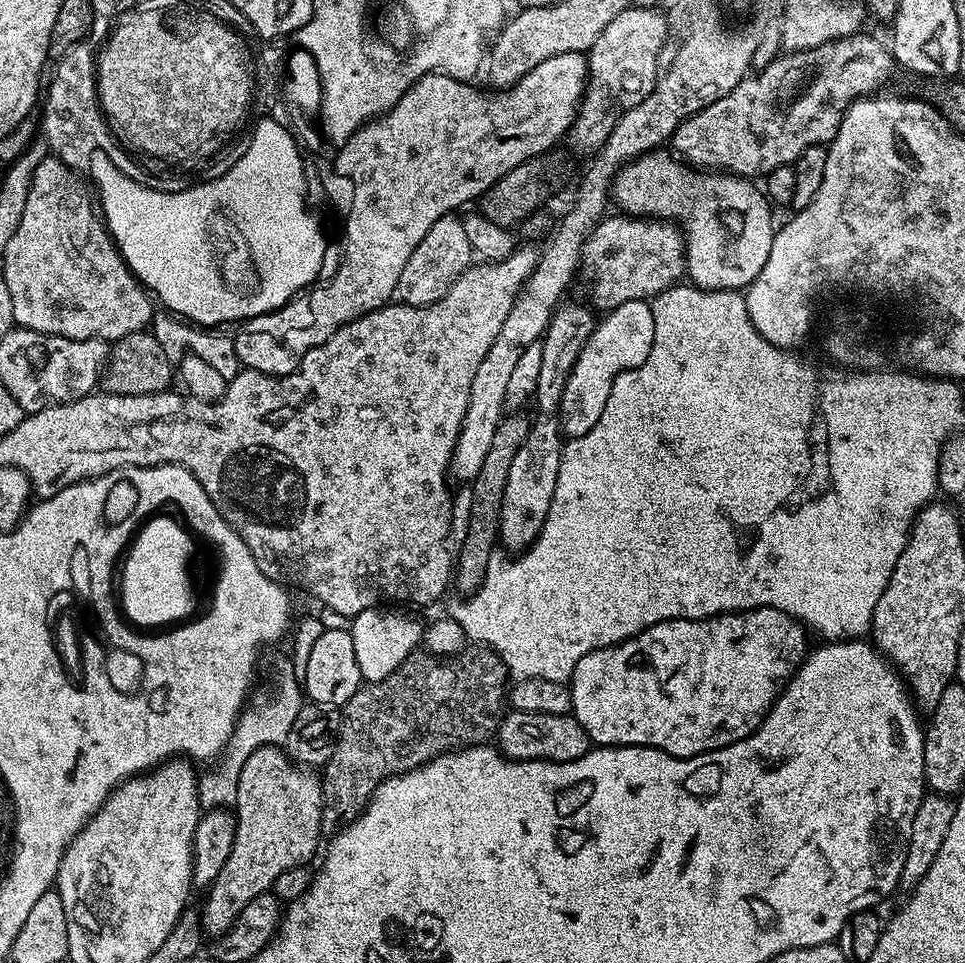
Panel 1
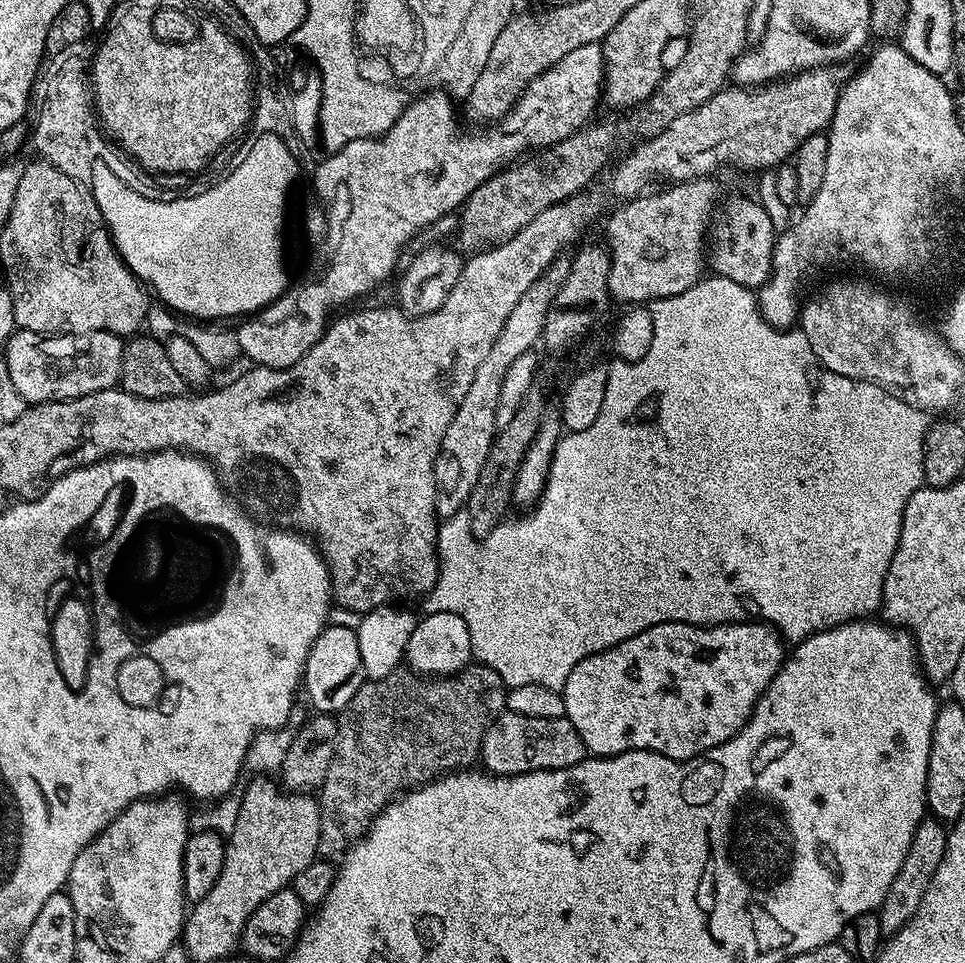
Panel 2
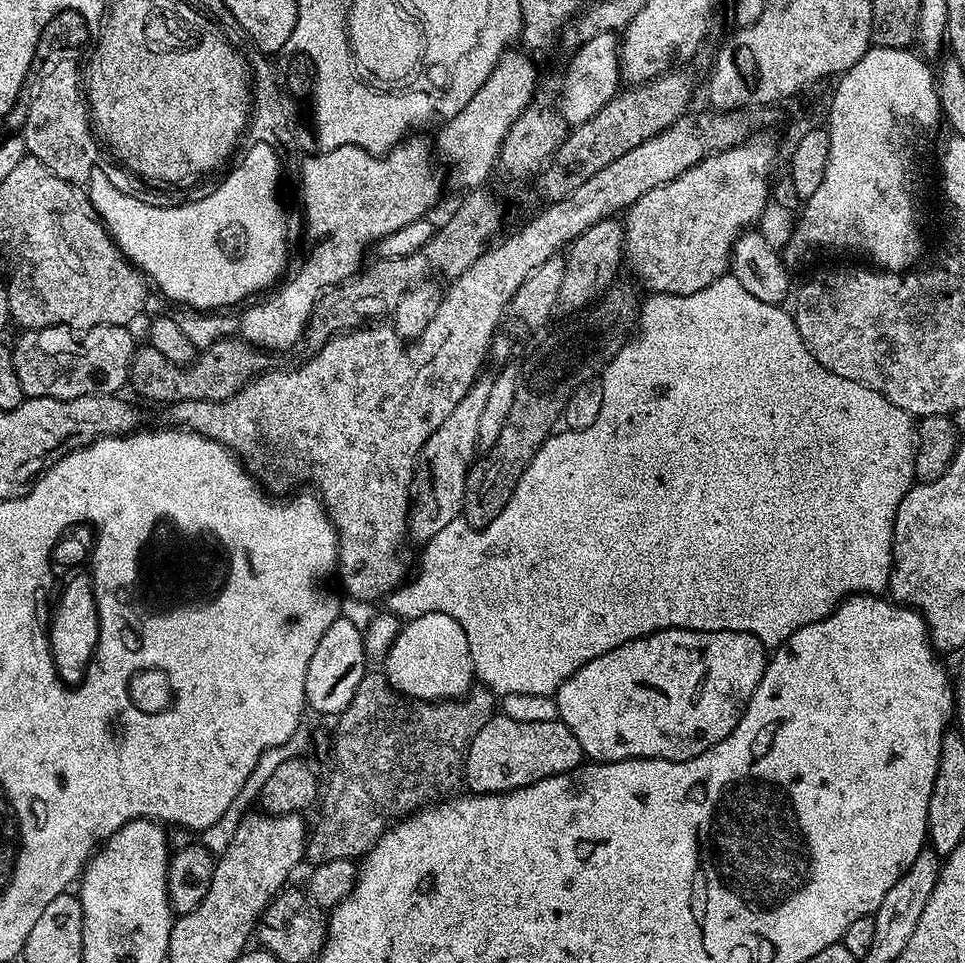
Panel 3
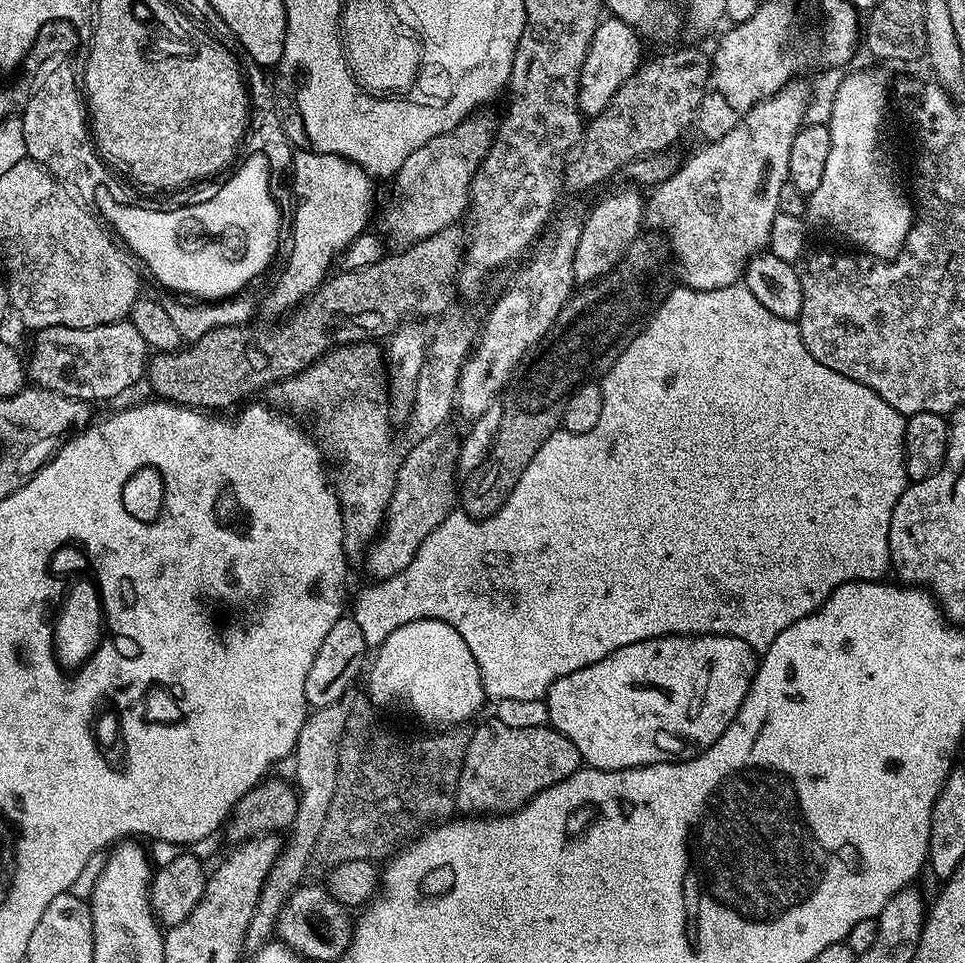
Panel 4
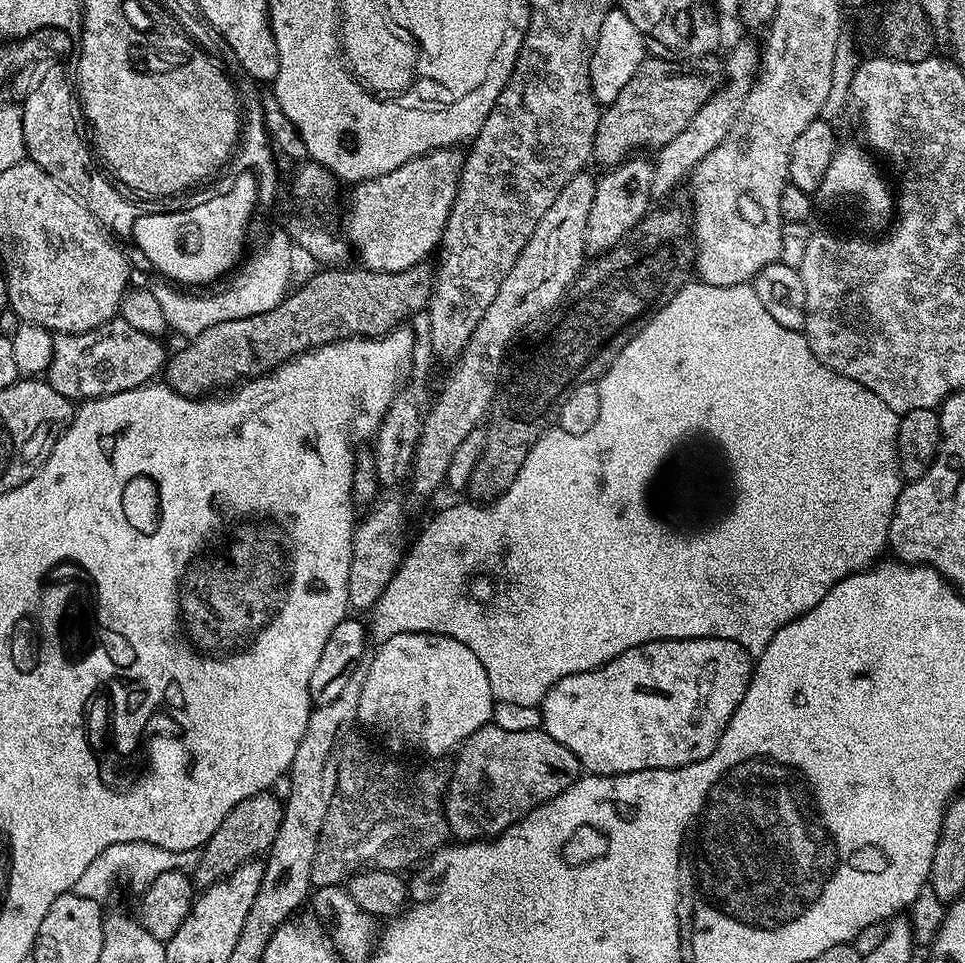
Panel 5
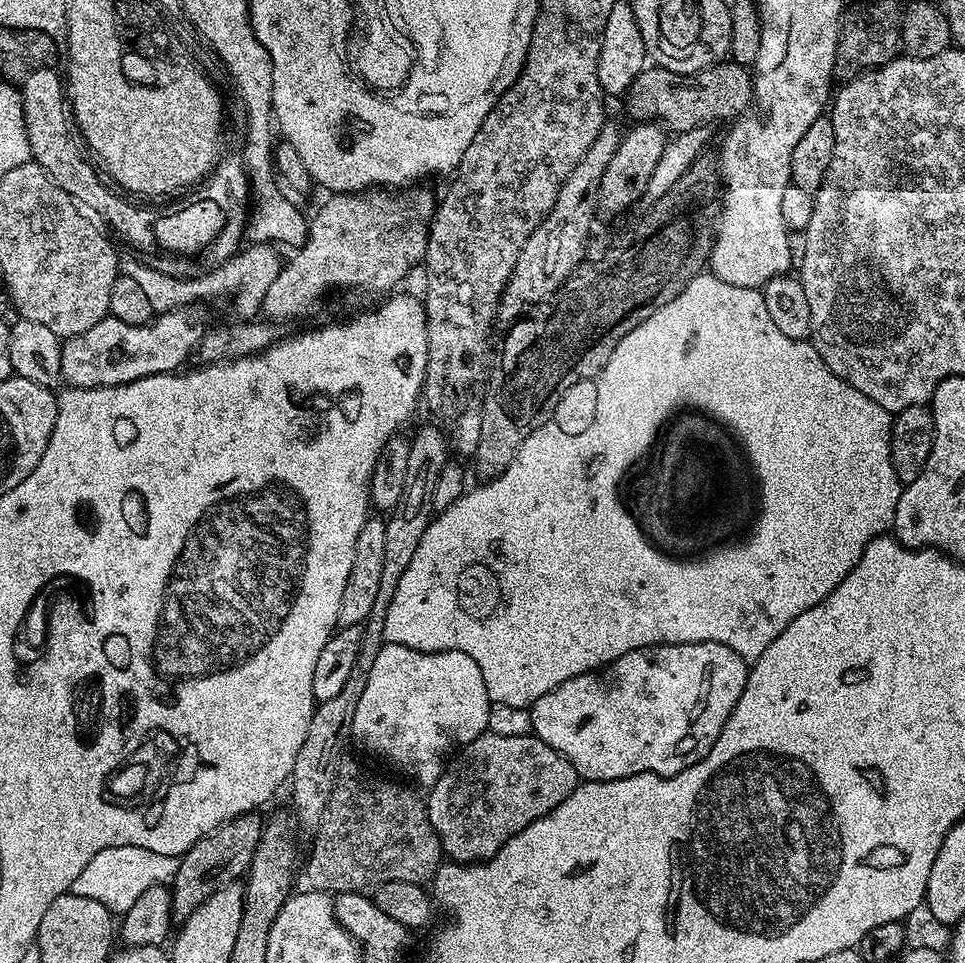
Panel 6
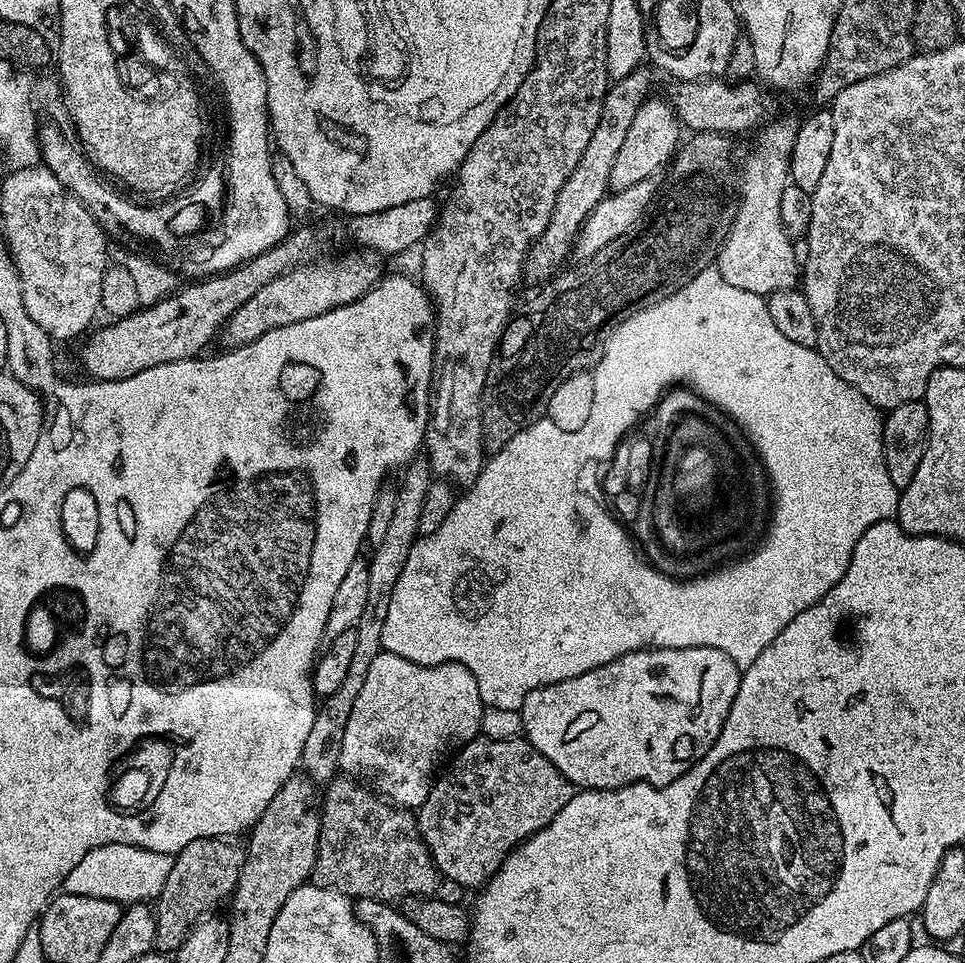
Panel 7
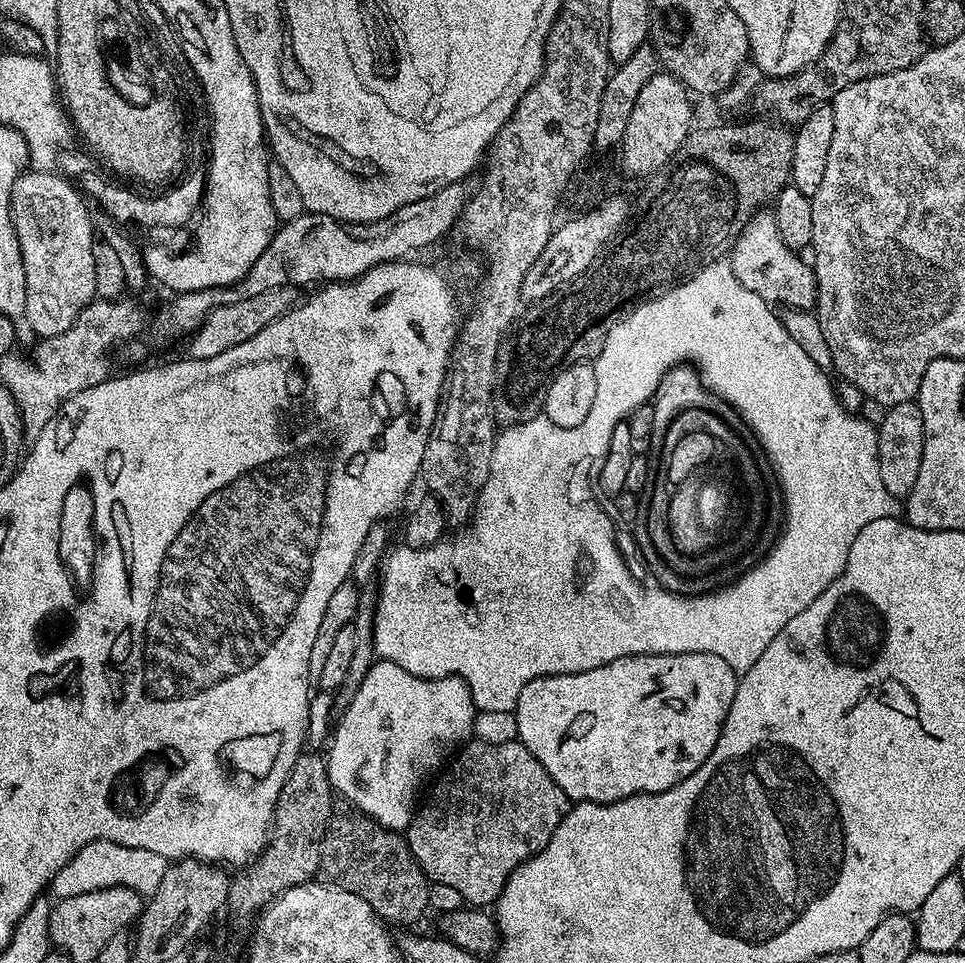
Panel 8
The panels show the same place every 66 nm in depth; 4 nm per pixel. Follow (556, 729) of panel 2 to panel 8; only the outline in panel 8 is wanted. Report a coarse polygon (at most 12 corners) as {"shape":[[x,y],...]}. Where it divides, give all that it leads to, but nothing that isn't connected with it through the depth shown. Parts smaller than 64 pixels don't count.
{"shape":[[473,739],[406,839],[431,883],[495,905],[568,795],[519,739]]}

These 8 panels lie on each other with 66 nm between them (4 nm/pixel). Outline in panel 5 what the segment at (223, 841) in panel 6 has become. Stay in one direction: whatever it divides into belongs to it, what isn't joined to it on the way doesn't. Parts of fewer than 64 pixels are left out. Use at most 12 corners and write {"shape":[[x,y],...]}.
{"shape":[[271,791],[238,802],[199,849],[197,885],[267,853],[284,817]]}

